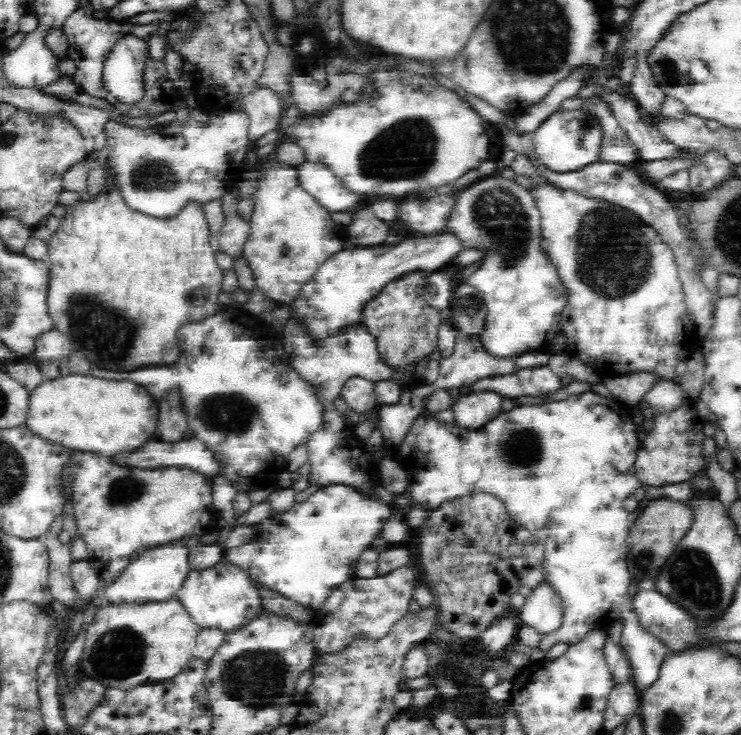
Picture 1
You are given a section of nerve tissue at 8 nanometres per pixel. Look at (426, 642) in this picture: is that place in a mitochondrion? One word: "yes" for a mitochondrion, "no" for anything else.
no

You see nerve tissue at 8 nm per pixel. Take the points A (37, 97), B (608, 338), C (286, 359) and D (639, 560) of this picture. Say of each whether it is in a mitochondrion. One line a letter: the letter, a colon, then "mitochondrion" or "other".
A: other
B: other
C: other
D: mitochondrion

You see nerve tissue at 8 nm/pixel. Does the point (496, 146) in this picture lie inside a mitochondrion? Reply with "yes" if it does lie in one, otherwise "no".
no

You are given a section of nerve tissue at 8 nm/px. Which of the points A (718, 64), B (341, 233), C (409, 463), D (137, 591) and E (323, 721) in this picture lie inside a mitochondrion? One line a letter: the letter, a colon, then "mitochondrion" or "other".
A: other
B: other
C: other
D: other
E: other

